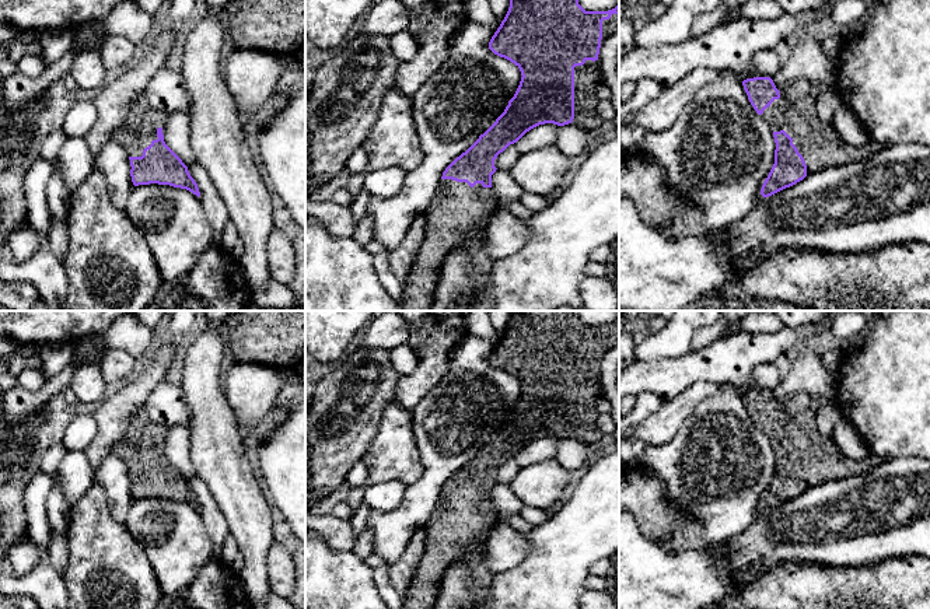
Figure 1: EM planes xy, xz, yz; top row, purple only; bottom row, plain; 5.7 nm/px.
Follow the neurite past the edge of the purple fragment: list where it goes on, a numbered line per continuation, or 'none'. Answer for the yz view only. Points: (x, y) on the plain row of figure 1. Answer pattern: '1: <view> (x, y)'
1: yz (821, 459)

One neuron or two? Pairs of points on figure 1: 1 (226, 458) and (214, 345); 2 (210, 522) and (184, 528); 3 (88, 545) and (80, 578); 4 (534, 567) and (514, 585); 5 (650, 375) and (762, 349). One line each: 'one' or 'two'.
1: one
2: two
3: one
4: one
5: one

